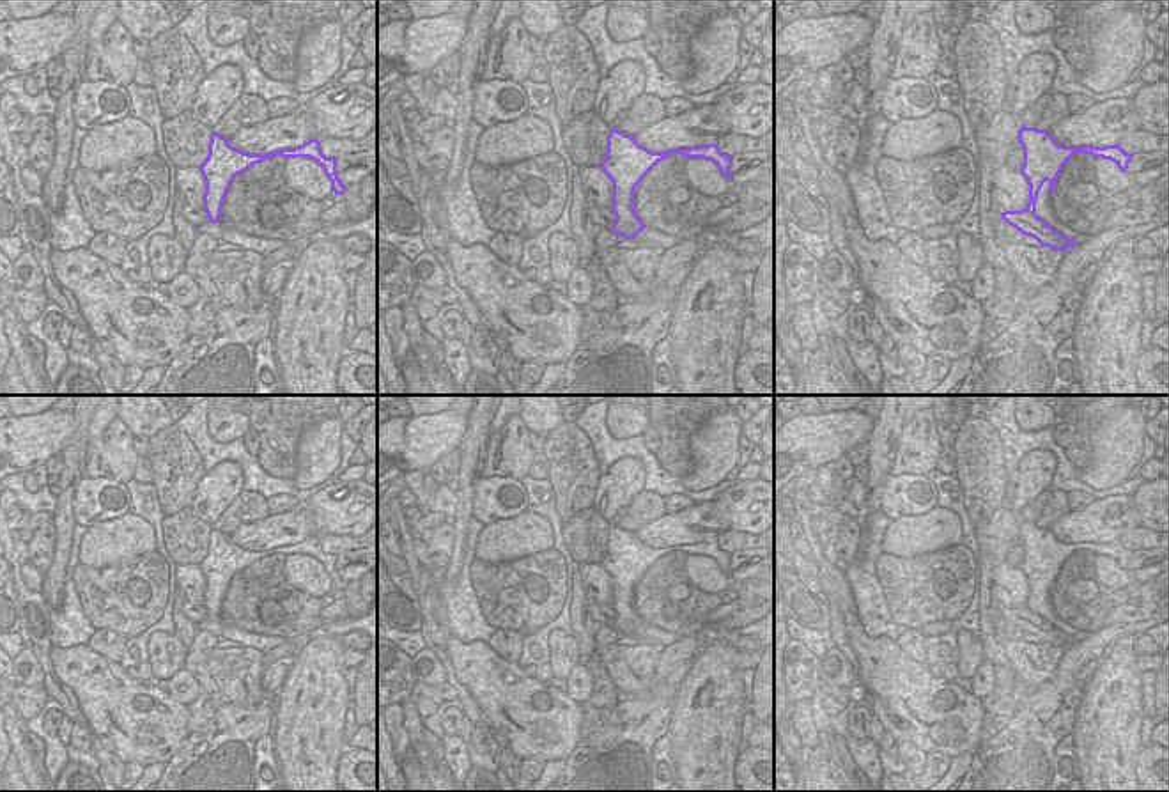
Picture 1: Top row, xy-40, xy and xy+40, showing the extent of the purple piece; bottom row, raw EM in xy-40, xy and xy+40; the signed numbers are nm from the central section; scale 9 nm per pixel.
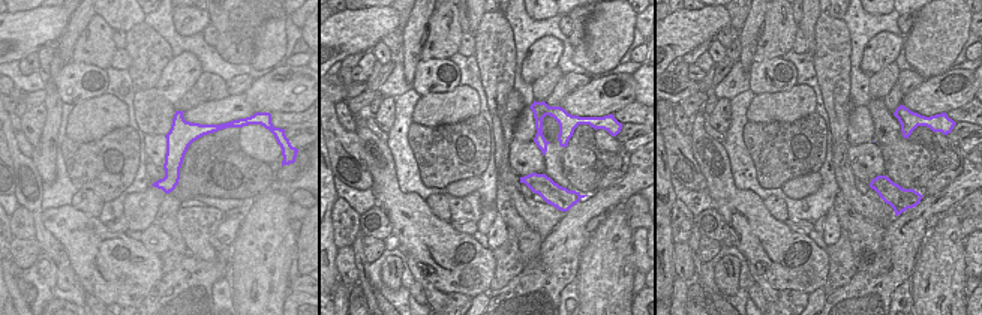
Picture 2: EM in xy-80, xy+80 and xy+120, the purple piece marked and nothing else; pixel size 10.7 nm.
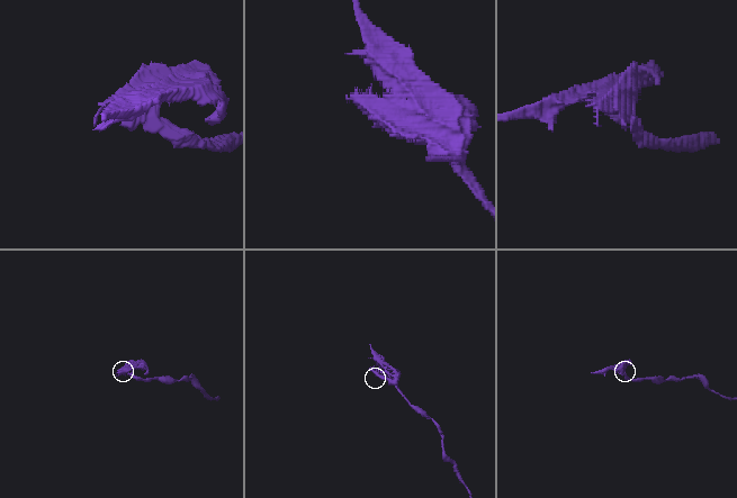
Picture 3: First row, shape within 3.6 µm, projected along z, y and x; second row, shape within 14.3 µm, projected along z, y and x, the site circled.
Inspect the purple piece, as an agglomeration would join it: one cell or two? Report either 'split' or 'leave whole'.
split

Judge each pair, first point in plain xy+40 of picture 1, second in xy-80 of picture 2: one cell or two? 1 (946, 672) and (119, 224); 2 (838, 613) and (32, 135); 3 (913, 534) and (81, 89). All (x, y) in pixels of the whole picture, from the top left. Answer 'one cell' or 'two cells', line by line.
1: one cell
2: two cells
3: two cells

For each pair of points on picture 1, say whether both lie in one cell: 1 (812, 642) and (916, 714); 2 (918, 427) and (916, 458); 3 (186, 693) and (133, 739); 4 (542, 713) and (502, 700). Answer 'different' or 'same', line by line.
1: different
2: same
3: different
4: same

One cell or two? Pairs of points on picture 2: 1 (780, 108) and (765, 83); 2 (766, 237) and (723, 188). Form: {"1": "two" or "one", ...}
{"1": "two", "2": "one"}

